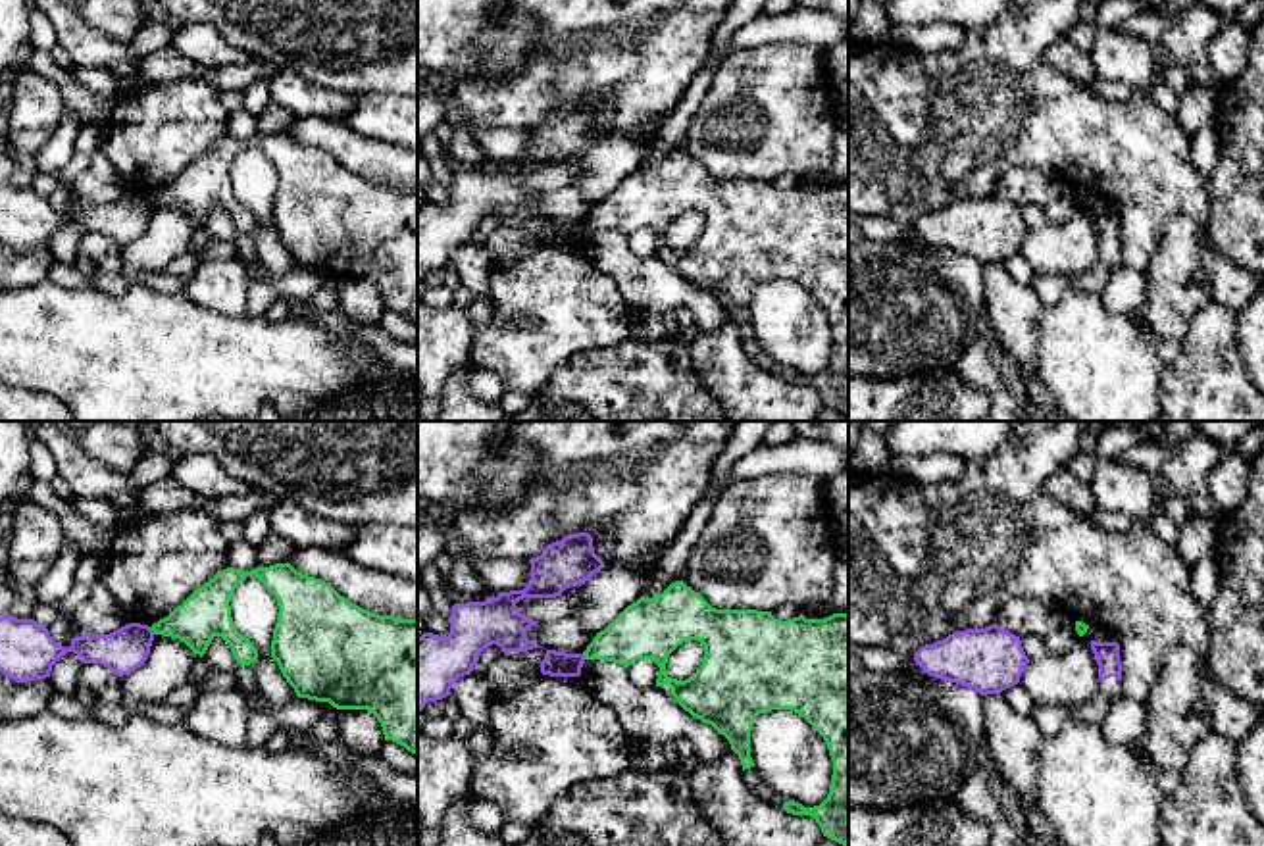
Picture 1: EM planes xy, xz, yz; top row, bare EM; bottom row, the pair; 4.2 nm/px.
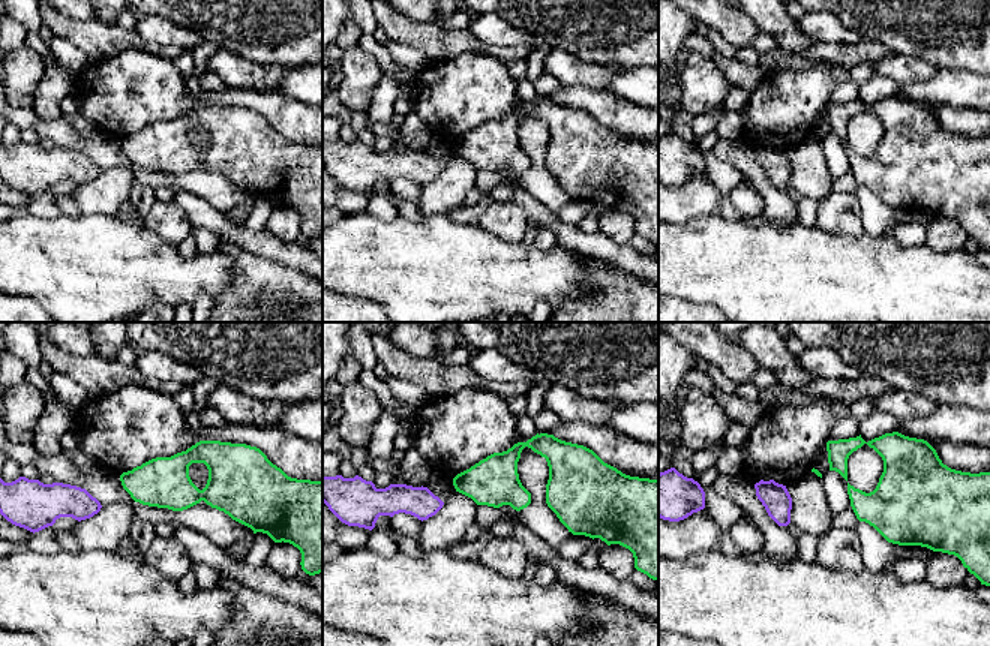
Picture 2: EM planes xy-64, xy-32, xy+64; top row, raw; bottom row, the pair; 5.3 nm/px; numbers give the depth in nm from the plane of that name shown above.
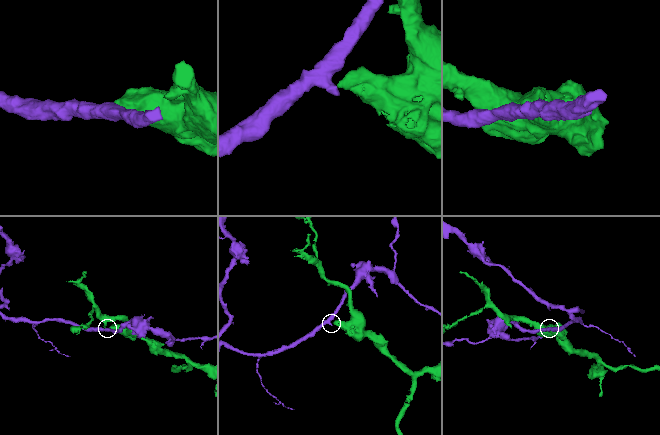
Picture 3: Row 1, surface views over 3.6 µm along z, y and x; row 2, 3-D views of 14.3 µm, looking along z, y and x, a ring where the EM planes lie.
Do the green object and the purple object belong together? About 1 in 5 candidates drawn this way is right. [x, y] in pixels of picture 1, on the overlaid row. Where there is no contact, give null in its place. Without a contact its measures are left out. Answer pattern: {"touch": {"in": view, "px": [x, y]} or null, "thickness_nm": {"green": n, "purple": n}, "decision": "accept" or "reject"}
{"touch": {"in": "xy", "px": [152, 629]}, "thickness_nm": {"green": 200, "purple": 180}, "decision": "reject"}

